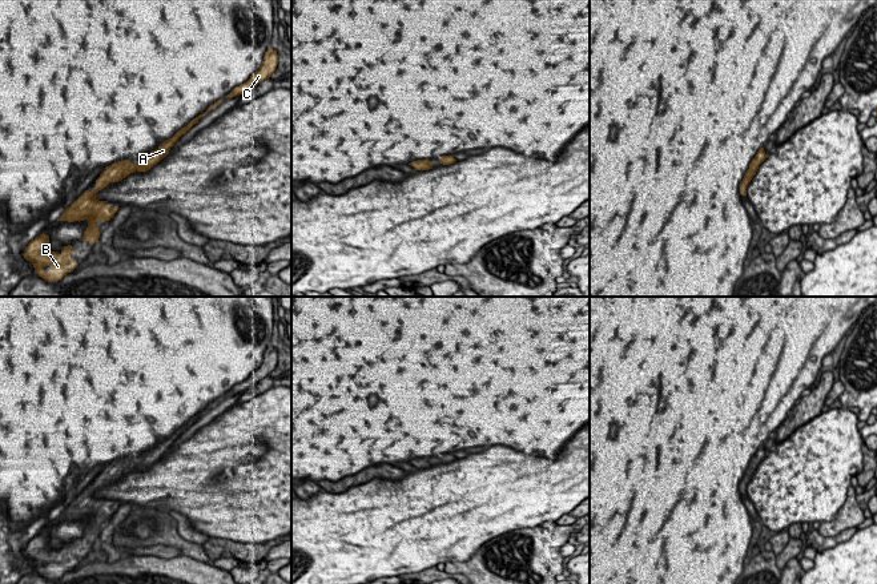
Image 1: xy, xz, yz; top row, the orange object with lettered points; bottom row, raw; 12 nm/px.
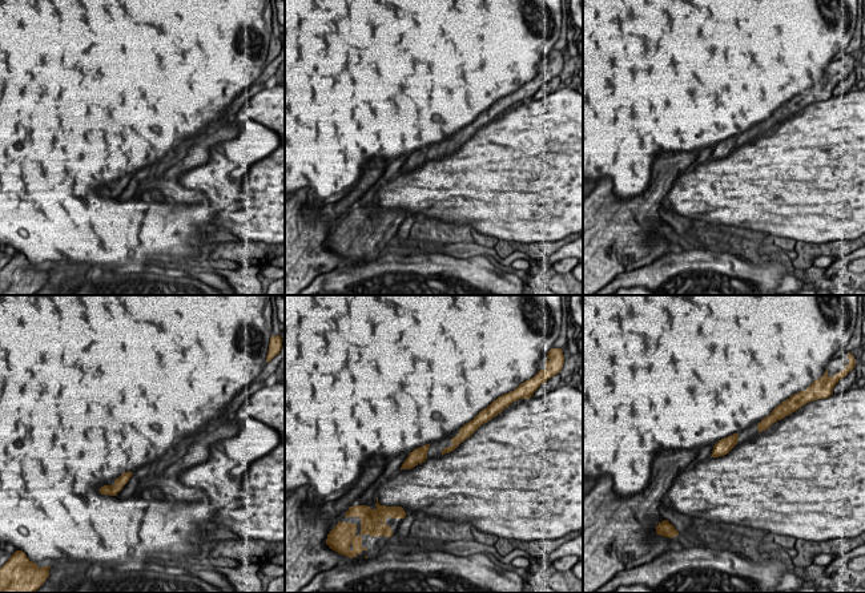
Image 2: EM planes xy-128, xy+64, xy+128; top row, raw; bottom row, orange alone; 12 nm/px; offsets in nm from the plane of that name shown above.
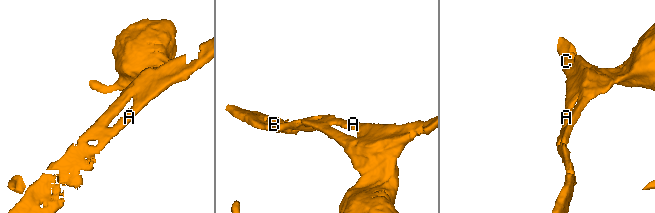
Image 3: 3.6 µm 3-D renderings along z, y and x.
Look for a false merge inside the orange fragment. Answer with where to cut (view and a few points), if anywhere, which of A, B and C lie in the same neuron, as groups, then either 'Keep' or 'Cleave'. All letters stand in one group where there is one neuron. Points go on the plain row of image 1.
No split. Groups: A B C. Keep

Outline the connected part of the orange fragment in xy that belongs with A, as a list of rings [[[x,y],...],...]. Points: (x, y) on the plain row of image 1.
[[[221,398],[212,402],[204,412],[200,412],[192,418],[186,424],[181,426],[172,436],[165,438],[156,448],[152,448],[146,456],[140,462],[132,462],[129,458],[114,460],[105,466],[105,468],[96,478],[96,486],[89,490],[85,488],[71,504],[68,504],[57,519],[88,519],[88,525],[84,529],[84,535],[80,539],[88,539],[90,544],[98,539],[100,529],[97,519],[105,520],[114,515],[114,511],[120,507],[118,504],[105,504],[108,499],[98,499],[96,491],[109,480],[118,480],[133,470],[146,470],[153,463],[160,460],[170,448],[170,446],[185,432],[194,422],[198,420],[208,410],[221,402]]]

